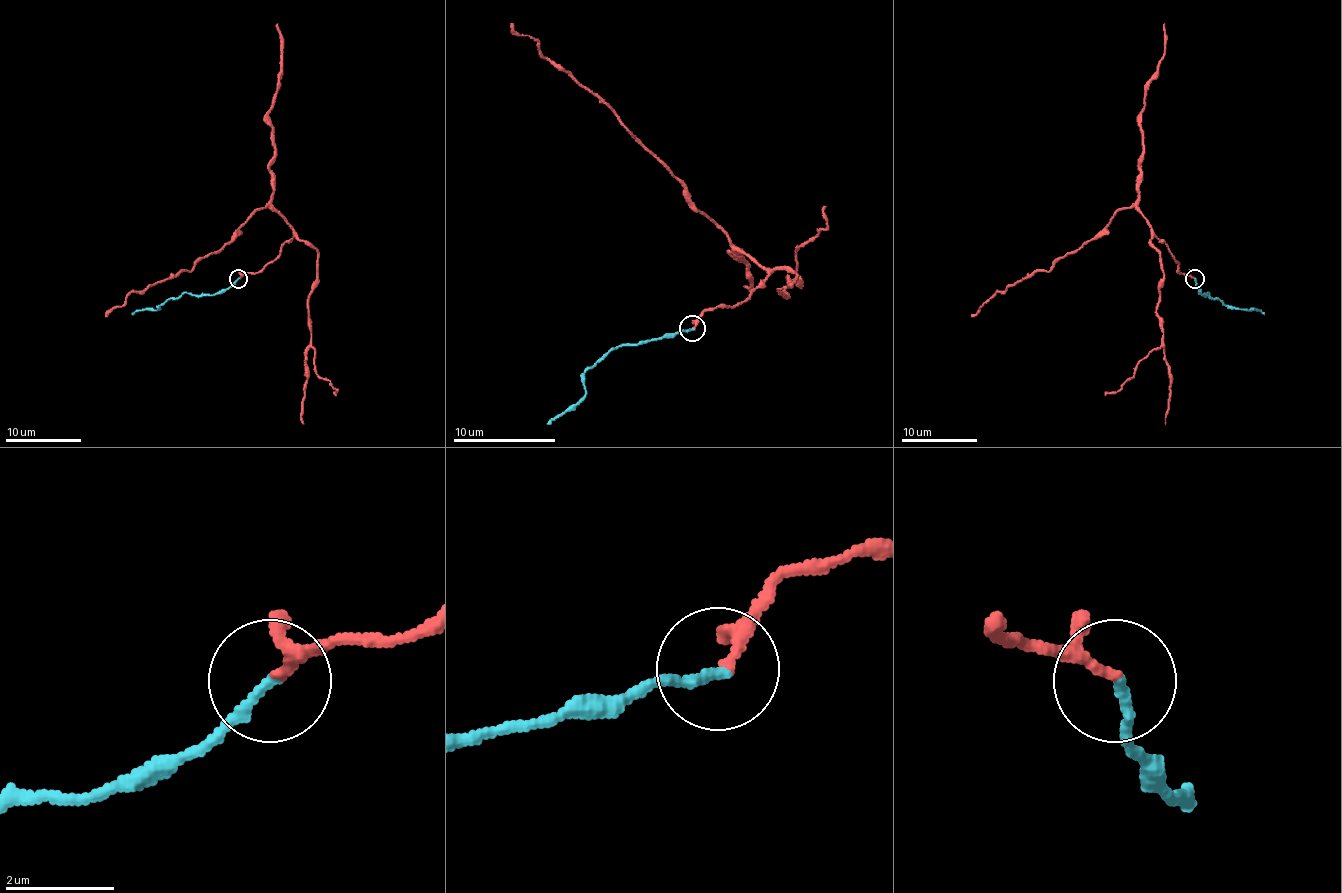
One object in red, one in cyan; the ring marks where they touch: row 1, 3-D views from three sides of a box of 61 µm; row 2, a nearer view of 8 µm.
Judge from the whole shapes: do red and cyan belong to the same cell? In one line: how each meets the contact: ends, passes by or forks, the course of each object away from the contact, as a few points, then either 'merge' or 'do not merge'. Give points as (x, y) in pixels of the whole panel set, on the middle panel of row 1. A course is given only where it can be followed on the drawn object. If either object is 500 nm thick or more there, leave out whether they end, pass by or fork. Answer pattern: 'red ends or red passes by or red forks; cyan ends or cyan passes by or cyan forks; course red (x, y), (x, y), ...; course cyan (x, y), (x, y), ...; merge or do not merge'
red passes by; cyan ends; course red (693, 328), (706, 310), (744, 302), (767, 271), (690, 202), (613, 112), (510, 24); course cyan (693, 328), (677, 330), (657, 341), (615, 346), (585, 371), (585, 395), (546, 423); merge

